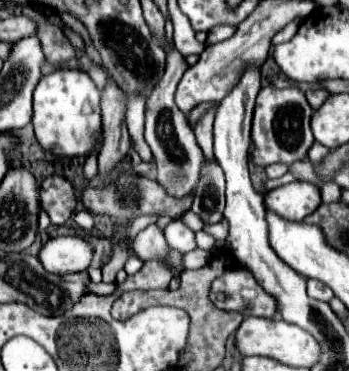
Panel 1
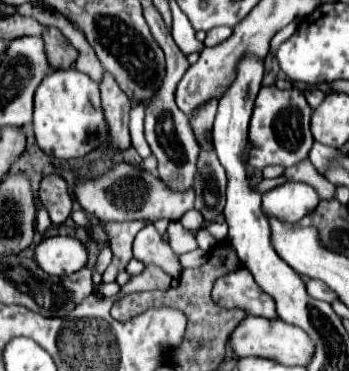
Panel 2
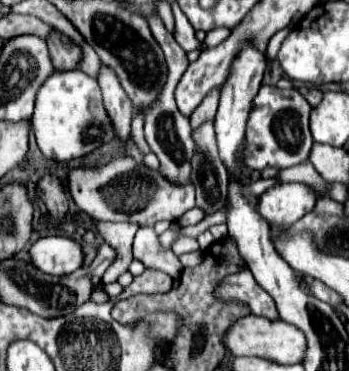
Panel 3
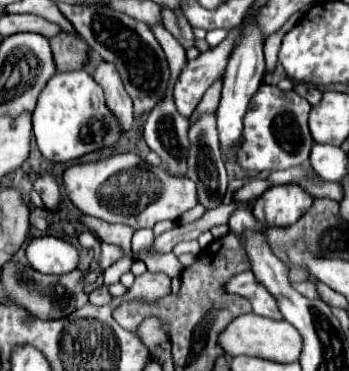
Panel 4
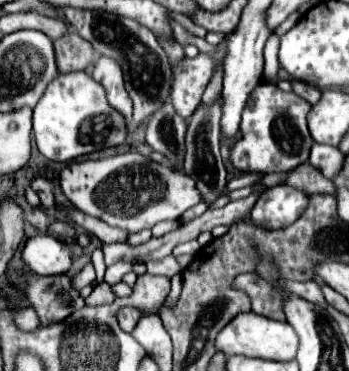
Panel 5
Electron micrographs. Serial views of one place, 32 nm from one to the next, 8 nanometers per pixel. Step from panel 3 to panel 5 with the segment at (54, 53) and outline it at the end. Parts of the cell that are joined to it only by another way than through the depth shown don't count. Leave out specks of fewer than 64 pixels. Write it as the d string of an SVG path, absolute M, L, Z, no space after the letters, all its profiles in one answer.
M74 30L68 32L68 38L58 38L52 44L56 52L56 64L62 74L74 70L88 70L98 60L98 54L92 50L92 46Z

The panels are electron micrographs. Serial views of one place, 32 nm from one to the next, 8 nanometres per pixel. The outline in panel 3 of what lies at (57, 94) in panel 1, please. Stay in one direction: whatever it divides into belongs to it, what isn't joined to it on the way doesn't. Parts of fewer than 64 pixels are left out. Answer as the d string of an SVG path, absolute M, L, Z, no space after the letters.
M82 70L54 72L46 78L36 96L32 130L36 134L36 142L42 154L60 162L82 158L98 146L114 140L112 124L108 124L108 116L102 106L98 82Z

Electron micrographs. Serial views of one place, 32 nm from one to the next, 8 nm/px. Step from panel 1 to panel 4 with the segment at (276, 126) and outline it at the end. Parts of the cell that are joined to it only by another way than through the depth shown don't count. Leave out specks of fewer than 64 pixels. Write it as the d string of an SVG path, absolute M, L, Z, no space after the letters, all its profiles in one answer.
M262 84L252 104L248 106L248 116L244 118L244 140L238 150L238 164L246 170L284 170L296 164L308 162L310 148L314 144L308 130L310 104L294 90L280 90L278 86Z

